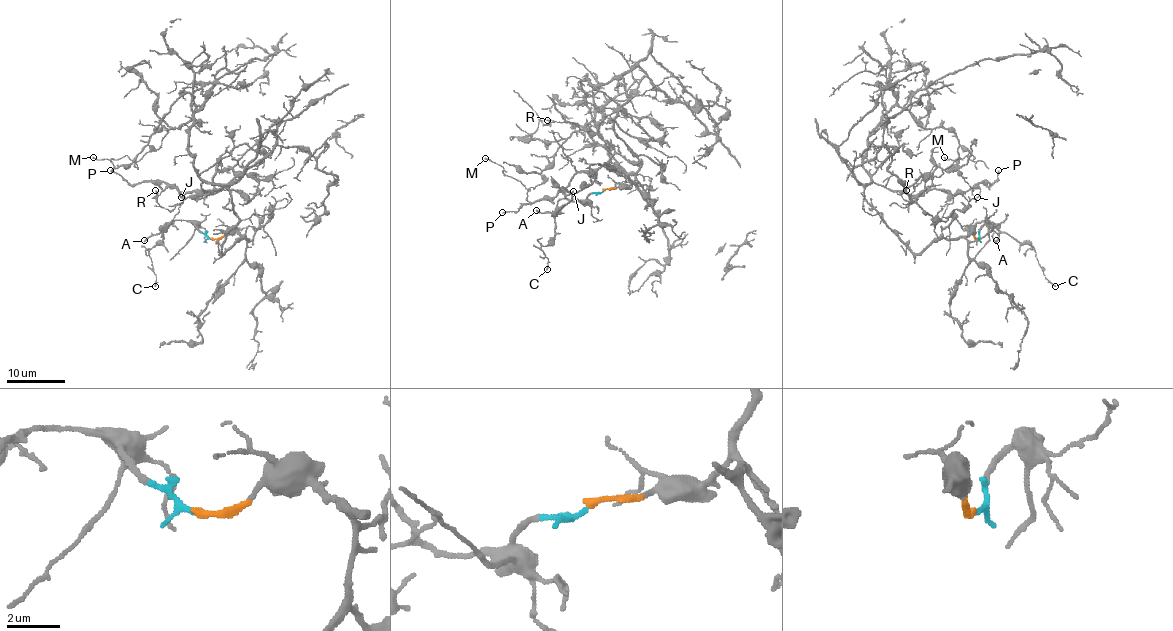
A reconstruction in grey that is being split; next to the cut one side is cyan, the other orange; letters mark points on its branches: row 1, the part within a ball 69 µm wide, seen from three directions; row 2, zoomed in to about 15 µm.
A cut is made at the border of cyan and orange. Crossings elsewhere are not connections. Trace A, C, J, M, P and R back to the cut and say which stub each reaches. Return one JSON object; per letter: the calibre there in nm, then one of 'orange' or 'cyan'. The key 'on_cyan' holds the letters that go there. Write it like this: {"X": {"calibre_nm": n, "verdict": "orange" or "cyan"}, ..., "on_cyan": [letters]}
{"A": {"calibre_nm": 170, "verdict": "cyan"}, "C": {"calibre_nm": 140, "verdict": "cyan"}, "J": {"calibre_nm": 140, "verdict": "orange"}, "M": {"calibre_nm": 140, "verdict": "orange"}, "P": {"calibre_nm": 150, "verdict": "orange"}, "R": {"calibre_nm": 110, "verdict": "orange"}, "on_cyan": ["A", "C"]}

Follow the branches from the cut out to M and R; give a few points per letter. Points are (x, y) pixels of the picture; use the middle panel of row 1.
M: (603, 190), (640, 167), (613, 127), (622, 78), (580, 82), (593, 119), (535, 187), (485, 158)
R: (603, 190), (628, 186), (640, 167), (613, 127), (631, 97), (624, 79), (595, 89), (595, 132), (548, 120)

